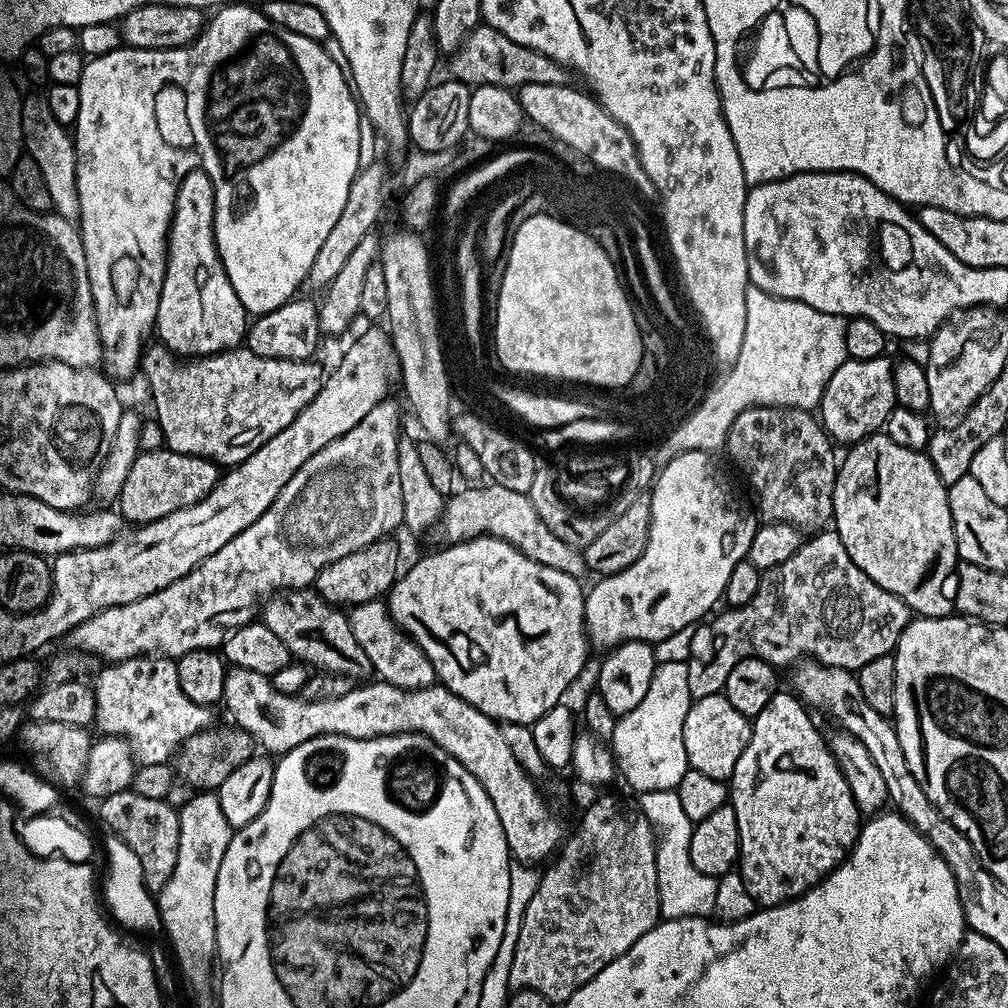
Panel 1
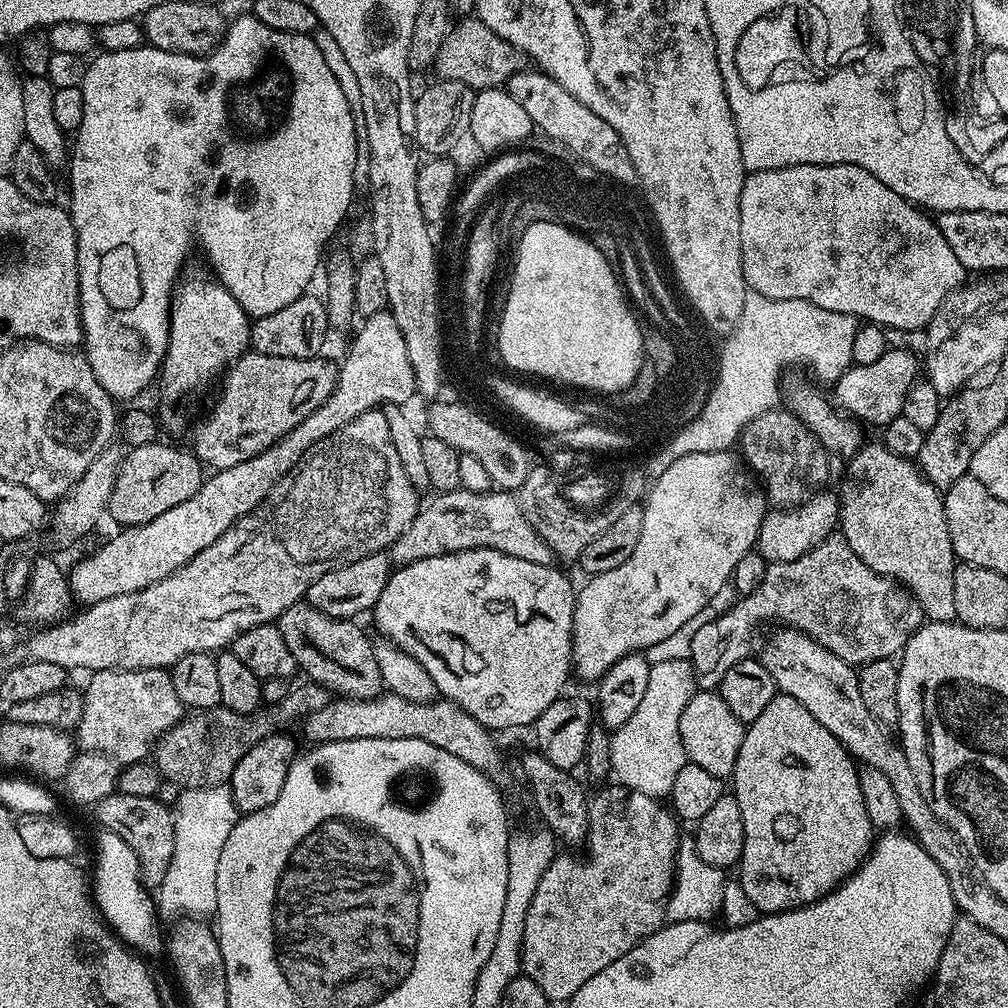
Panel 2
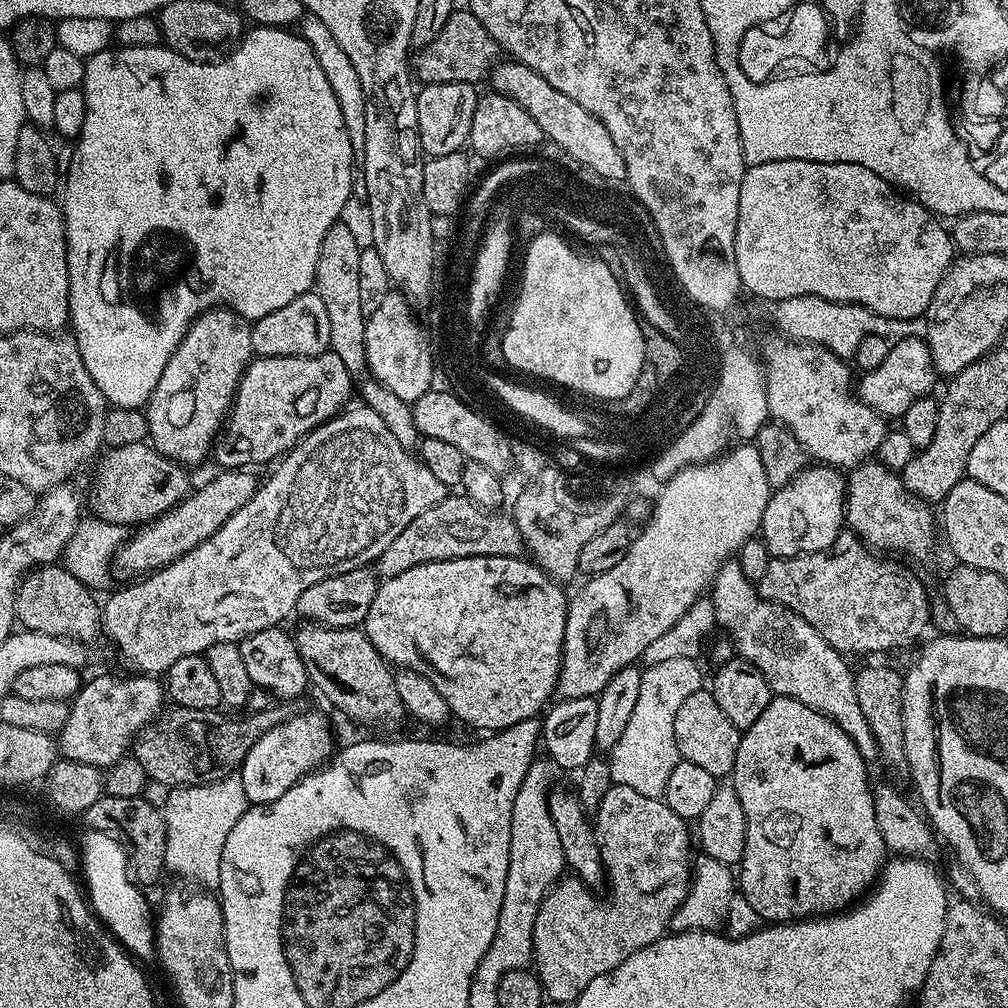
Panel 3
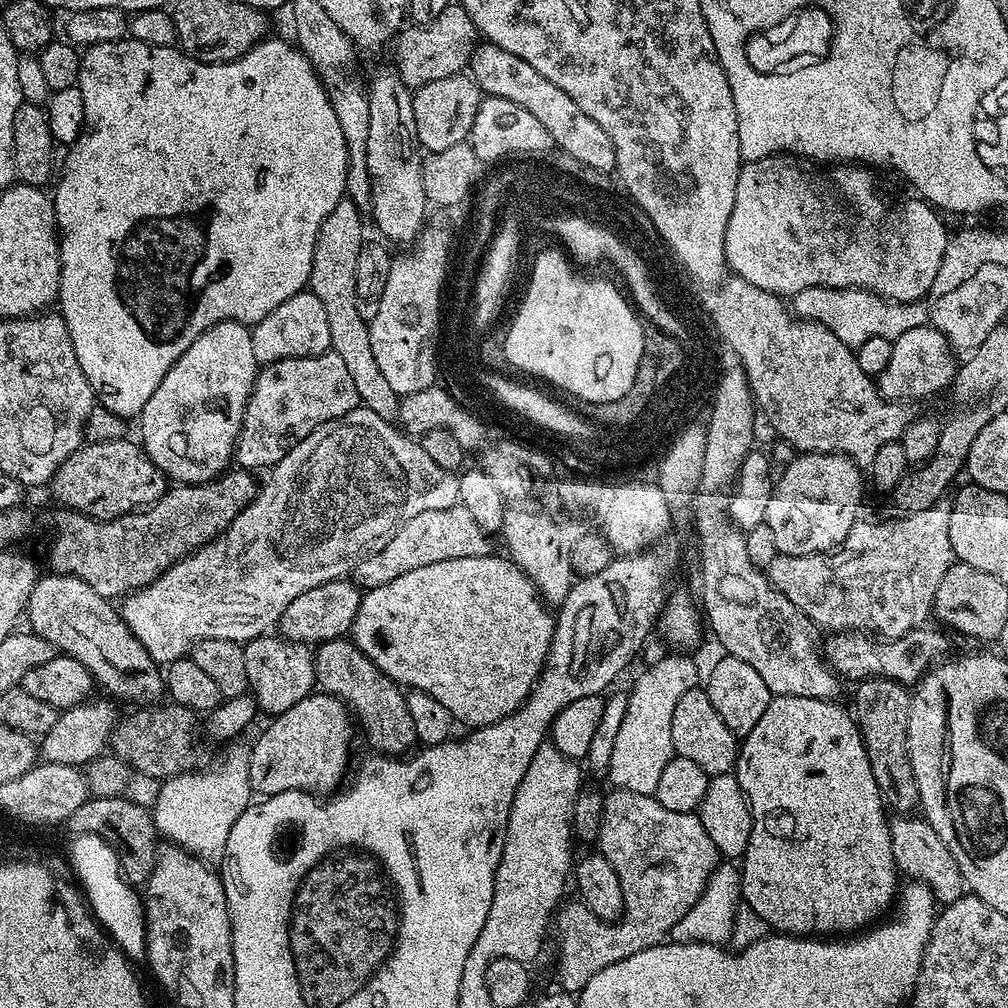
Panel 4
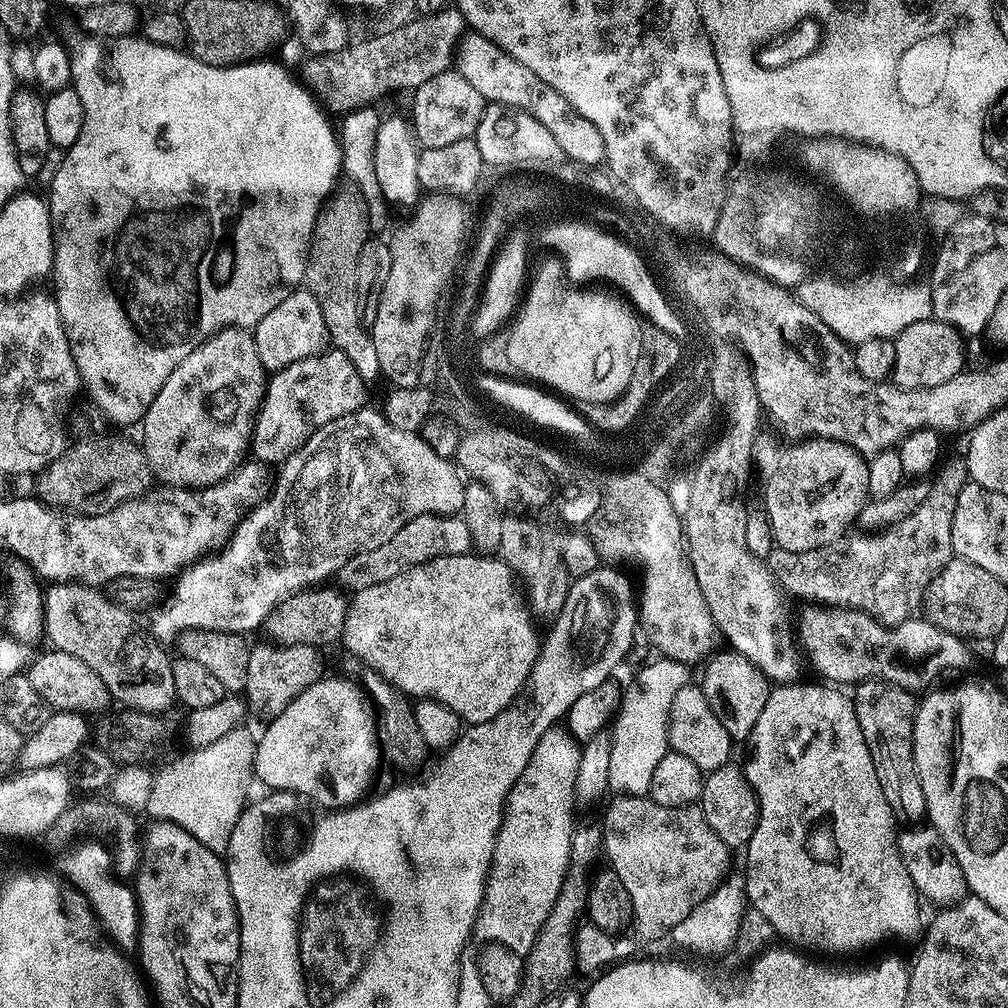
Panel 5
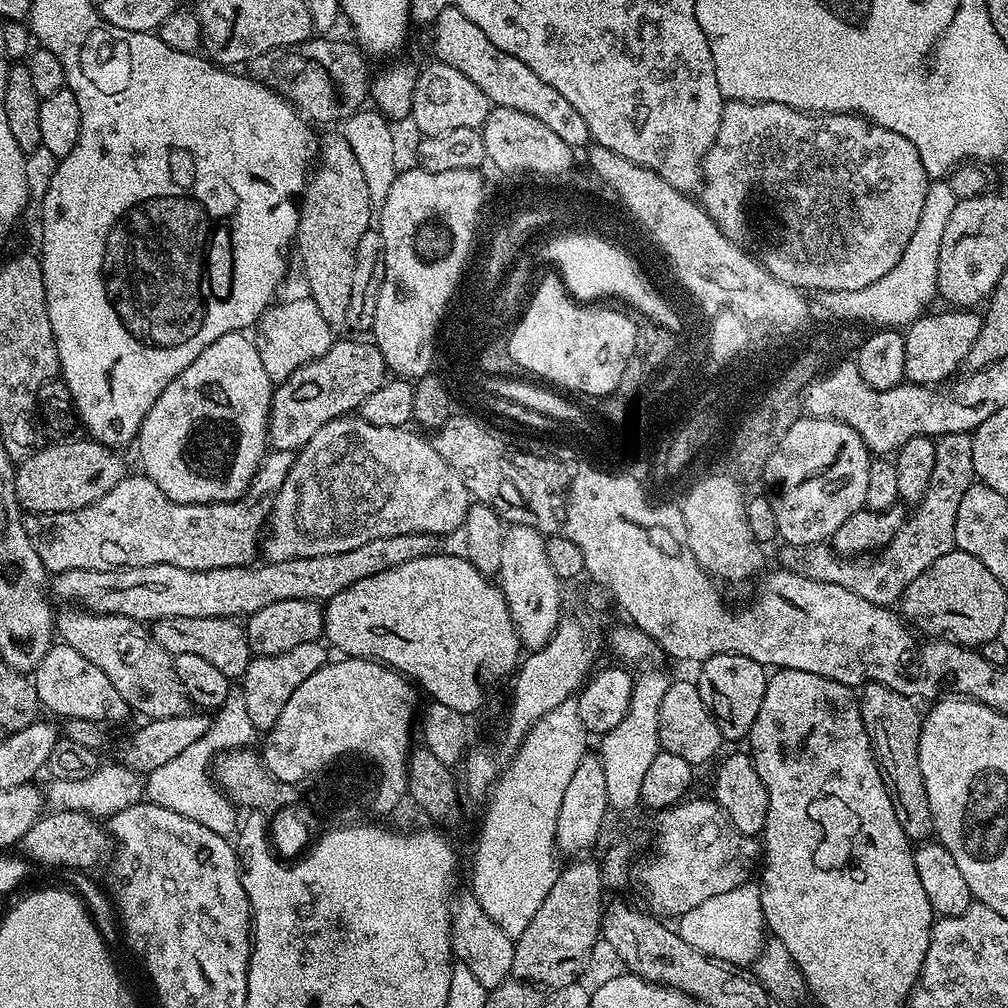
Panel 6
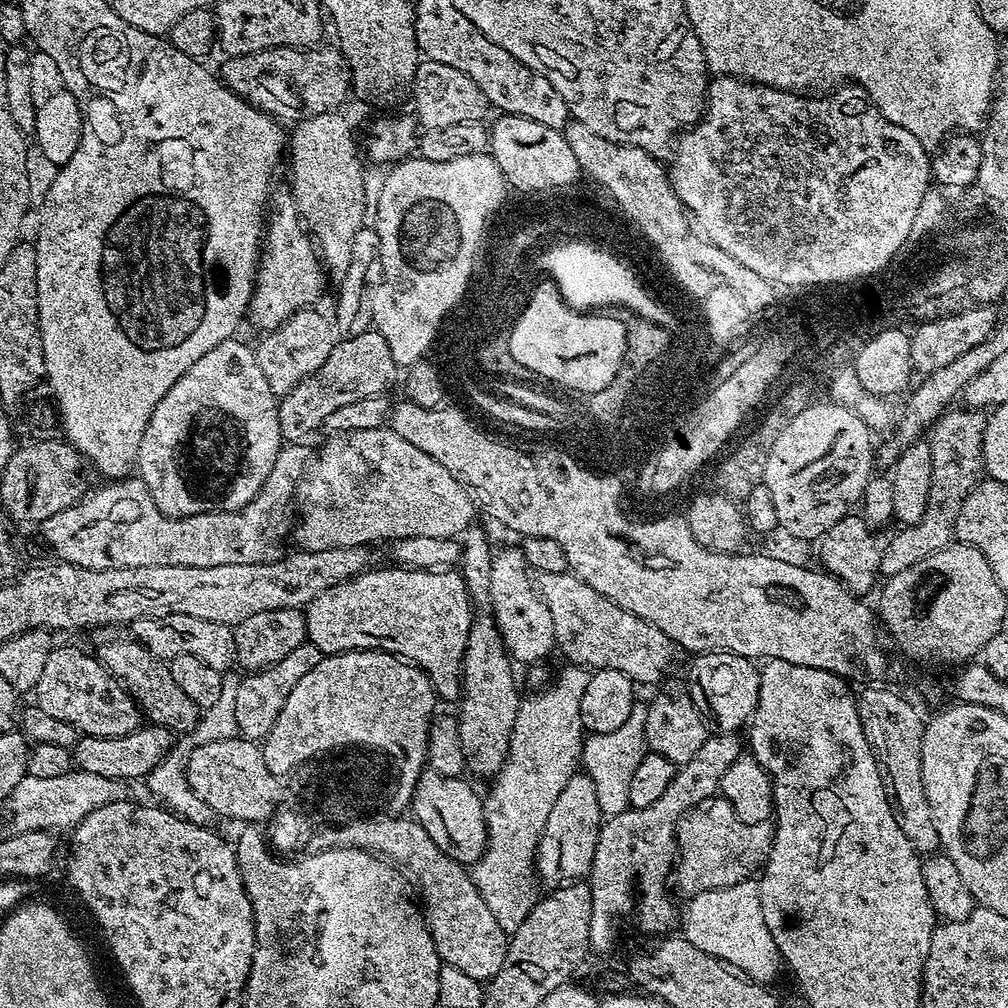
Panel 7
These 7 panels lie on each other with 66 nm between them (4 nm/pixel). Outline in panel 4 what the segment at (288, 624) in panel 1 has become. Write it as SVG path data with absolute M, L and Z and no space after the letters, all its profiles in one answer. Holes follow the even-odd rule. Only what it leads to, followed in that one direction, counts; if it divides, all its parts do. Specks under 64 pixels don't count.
M351 639L328 640L315 649L314 655L319 687L325 693L340 697L348 705L359 727L361 724L368 734L369 742L380 751L377 753L388 758L400 758L417 747L414 718L410 718L408 698L401 685L382 674L382 670L378 670L378 666L374 666L374 662L370 662L370 658L366 658Z

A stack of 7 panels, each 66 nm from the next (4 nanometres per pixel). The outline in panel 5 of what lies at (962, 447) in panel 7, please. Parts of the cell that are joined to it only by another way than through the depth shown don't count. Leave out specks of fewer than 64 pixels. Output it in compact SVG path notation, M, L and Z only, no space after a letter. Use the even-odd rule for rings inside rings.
M967 459L947 460L931 477L922 504L896 527L875 538L857 534L845 548L829 546L805 552L773 547L766 563L777 585L789 595L813 596L813 601L830 606L852 607L889 626L909 619L915 613L912 611L921 607L924 591L932 579L954 556L954 509L958 507L958 494L970 481Z

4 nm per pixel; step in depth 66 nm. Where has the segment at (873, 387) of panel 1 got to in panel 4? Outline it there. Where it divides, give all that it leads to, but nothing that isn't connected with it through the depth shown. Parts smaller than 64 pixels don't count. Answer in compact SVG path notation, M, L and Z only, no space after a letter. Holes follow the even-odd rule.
M923 324L914 330L906 330L906 334L892 341L890 362L878 377L881 396L886 400L913 402L922 396L932 396L935 392L943 393L951 385L958 369L958 360L952 355L952 345L937 328Z

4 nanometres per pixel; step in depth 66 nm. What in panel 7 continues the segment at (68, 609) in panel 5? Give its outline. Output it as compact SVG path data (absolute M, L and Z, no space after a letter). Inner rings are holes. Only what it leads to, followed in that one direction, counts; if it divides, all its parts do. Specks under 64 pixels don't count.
M139 643L132 644L104 644L98 651L98 659L136 699L140 711L153 725L169 728L173 733L191 733L192 729L200 723L202 709L189 698L178 682L168 672L168 664L158 657L152 656Z

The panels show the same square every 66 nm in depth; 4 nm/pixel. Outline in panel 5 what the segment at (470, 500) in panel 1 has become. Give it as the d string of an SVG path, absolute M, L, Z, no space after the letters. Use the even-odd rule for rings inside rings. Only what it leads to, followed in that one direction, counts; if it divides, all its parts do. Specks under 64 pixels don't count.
M454 514L419 516L406 522L406 526L402 526L402 530L394 534L394 538L373 548L367 548L364 552L355 552L346 563L341 564L334 575L334 580L345 593L355 594L362 590L370 590L370 586L382 586L382 582L390 582L390 578L398 578L398 574L414 566L422 566L434 558L463 556L472 547L470 530L465 519Z

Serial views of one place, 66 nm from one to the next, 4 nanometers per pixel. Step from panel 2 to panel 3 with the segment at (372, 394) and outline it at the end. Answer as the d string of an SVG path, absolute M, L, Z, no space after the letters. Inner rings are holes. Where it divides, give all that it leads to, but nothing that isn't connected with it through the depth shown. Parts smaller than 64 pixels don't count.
M390 290L386 298L382 298L382 306L366 317L366 362L371 379L378 381L386 390L398 394L398 398L415 402L422 398L422 394L430 391L431 384L428 383L432 380L432 372L428 369L430 357L425 351L418 350L421 321L416 321L407 303L411 304L399 291ZM220 470L213 480L208 480L200 489L189 491L188 495L175 504L169 512L155 520L137 527L124 541L124 547L116 553L115 571L125 572L128 578L140 578L157 572L170 562L182 558L194 546L206 542L242 506L250 502L256 493L258 479L252 470Z

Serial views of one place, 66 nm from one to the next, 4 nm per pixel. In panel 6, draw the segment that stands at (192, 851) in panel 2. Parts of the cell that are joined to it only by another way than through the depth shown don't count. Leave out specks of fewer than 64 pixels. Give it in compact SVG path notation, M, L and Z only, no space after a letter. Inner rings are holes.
M240 686L229 687L226 702L215 713L205 734L182 751L182 754L178 754L176 758L171 759L164 766L159 766L153 772L147 773L147 803L157 804L166 810L174 810L174 814L182 814L206 826L206 830L214 830L214 834L225 838L231 837L238 828L237 809L232 801L221 792L219 784L210 775L210 769L221 754L251 745L248 743L251 742L252 736L254 737L254 729L250 722L250 714L246 714L244 689Z

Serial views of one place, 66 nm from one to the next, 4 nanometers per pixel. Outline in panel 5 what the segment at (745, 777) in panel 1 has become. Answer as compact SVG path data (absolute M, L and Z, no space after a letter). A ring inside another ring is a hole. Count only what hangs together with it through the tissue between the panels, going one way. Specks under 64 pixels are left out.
M789 682L769 691L766 698L766 707L758 722L754 722L754 730L750 737L752 753L748 761L743 761L742 767L750 782L752 789L756 791L760 799L760 813L758 814L758 826L746 846L748 852L748 873L742 877L744 891L748 893L748 902L751 907L758 910L758 914L770 921L774 926L777 937L789 945L800 950L813 948L816 952L860 952L863 948L872 948L891 936L912 936L921 931L920 904L922 897L916 891L914 882L904 865L898 843L897 817L892 810L892 804L886 798L882 790L882 782L878 782L878 770L874 766L874 758L866 746L866 738L862 734L862 726L858 726L858 714L853 697L848 696L847 691L827 683L800 684L801 682Z

